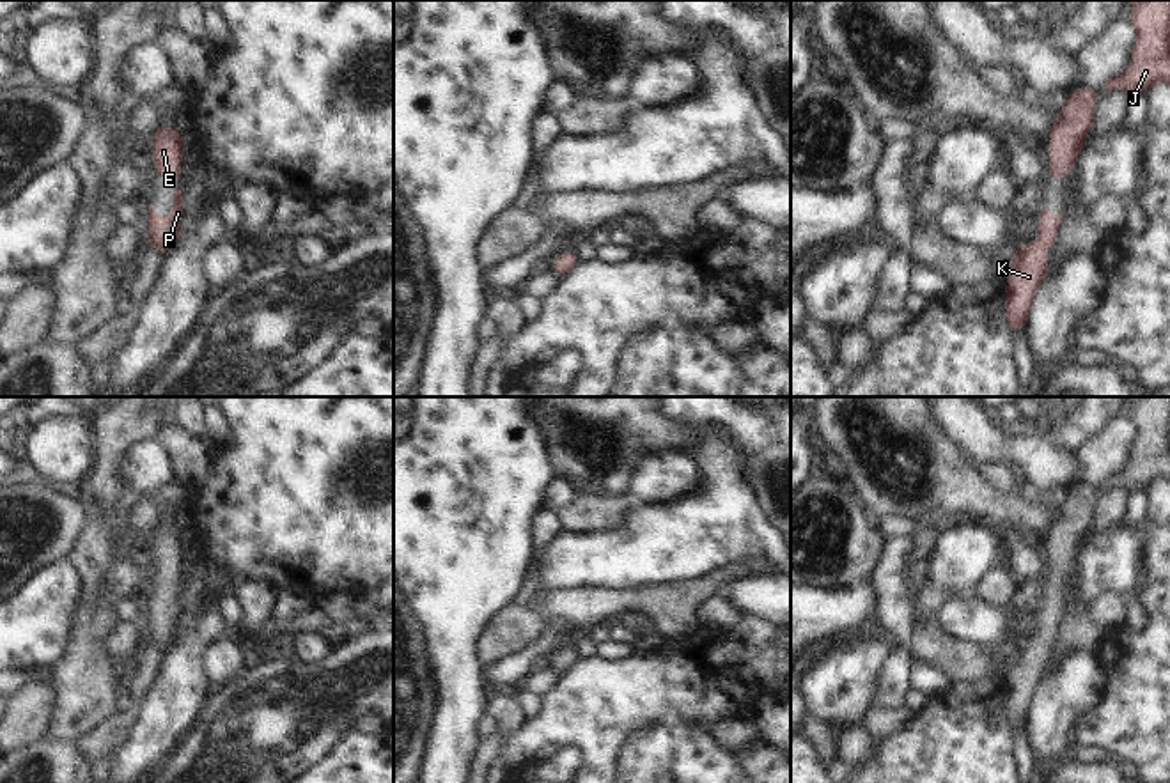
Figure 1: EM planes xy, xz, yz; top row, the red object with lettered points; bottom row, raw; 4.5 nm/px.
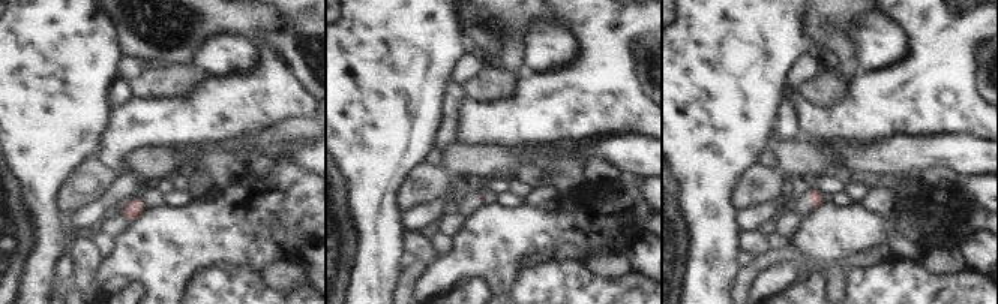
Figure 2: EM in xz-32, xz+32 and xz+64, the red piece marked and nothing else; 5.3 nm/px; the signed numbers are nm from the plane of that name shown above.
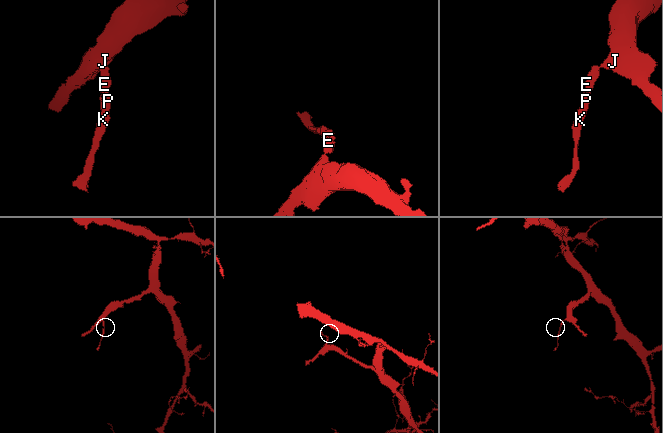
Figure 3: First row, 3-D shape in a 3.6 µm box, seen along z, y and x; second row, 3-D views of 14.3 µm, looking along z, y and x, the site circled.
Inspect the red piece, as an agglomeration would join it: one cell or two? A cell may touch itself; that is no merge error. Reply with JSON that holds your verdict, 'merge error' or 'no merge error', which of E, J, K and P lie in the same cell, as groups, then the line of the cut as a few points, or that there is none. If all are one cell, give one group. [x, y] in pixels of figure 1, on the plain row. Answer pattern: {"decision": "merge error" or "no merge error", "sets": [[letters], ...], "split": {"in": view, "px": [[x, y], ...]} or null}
{"decision": "no merge error", "sets": [["E", "J", "K", "P"]], "split": null}

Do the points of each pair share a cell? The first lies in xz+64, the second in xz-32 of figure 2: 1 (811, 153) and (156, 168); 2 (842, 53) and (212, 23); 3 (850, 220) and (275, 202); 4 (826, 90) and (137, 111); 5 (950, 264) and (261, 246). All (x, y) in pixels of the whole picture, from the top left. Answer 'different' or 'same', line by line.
1: same
2: same
3: same
4: different
5: different

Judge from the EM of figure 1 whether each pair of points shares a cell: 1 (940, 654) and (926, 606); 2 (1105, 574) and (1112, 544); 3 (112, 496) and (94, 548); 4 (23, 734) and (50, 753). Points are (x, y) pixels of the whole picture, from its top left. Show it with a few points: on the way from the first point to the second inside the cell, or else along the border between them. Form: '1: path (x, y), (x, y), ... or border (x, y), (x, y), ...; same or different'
1: border (933, 617), (915, 626); different
2: path (1105, 567), (1112, 560), (1112, 551); same
3: path (109, 509), (105, 535); same
4: border (45, 737), (18, 750); different

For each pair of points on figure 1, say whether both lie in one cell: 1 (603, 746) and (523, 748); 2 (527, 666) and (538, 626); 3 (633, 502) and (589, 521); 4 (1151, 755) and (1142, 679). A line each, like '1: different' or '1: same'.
1: same
2: different
3: same
4: same

